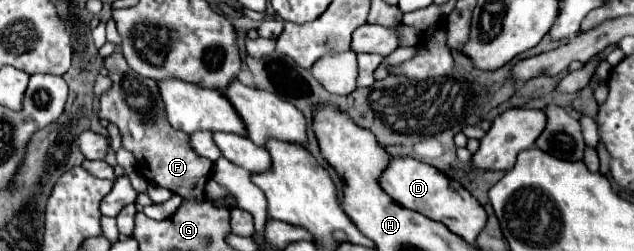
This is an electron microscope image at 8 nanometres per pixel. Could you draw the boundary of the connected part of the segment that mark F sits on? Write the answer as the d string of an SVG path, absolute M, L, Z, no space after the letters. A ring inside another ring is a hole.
M120 51L106 57L104 67L114 83L100 97L100 119L116 123L124 149L136 155L136 171L150 183L180 195L184 201L204 201L204 185L210 179L214 163L200 157L192 145L188 145L186 133L168 125L168 119L164 117L164 101L160 101L160 91L156 89L158 83L132 71Z

